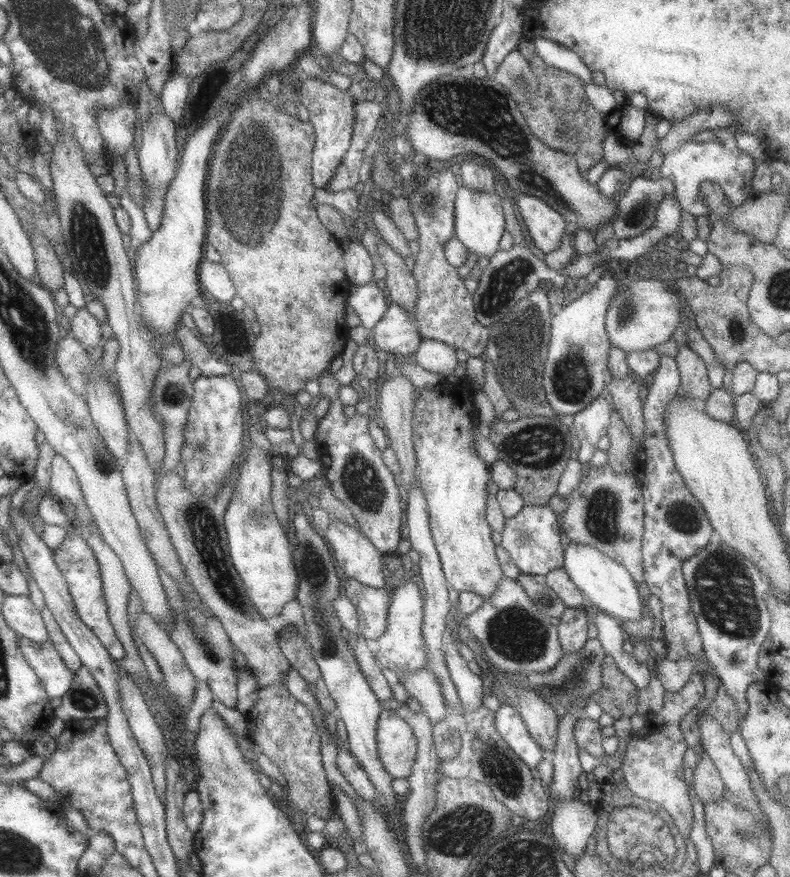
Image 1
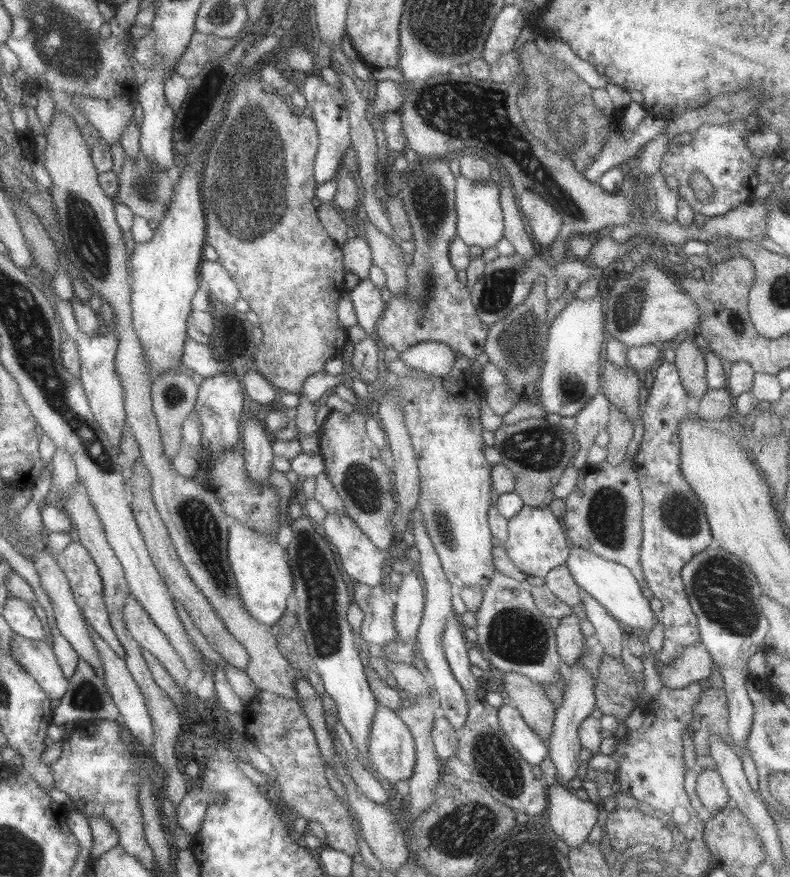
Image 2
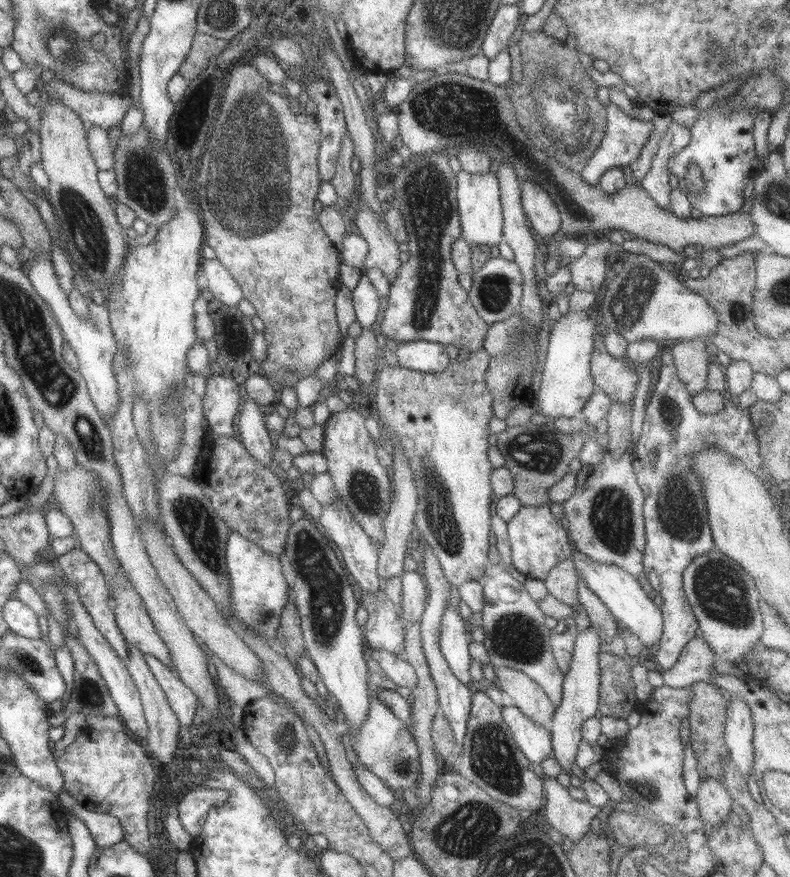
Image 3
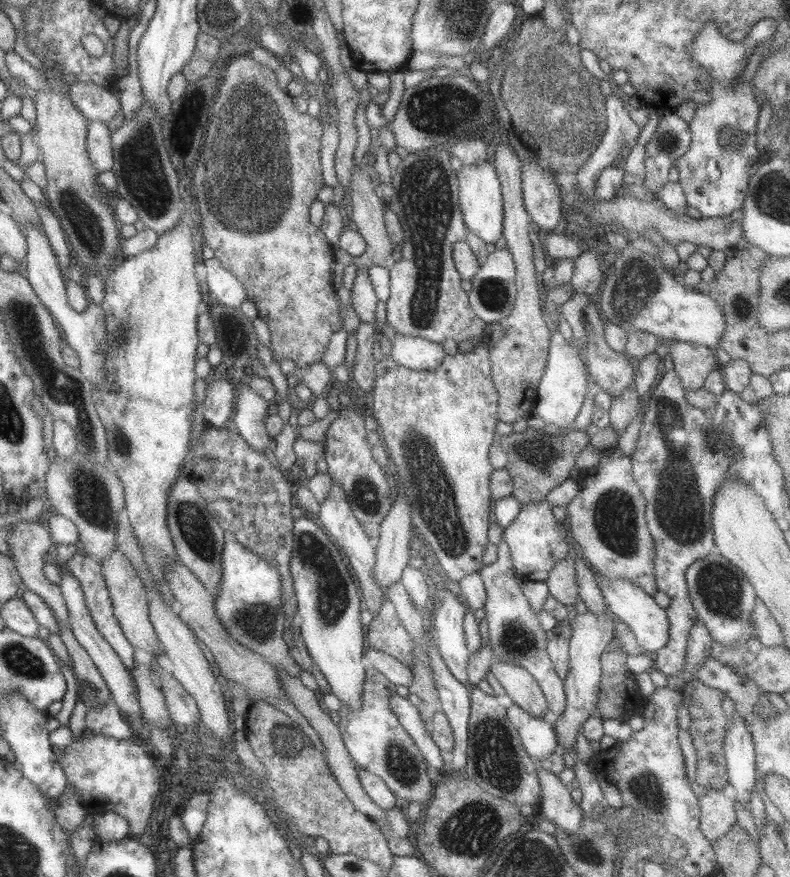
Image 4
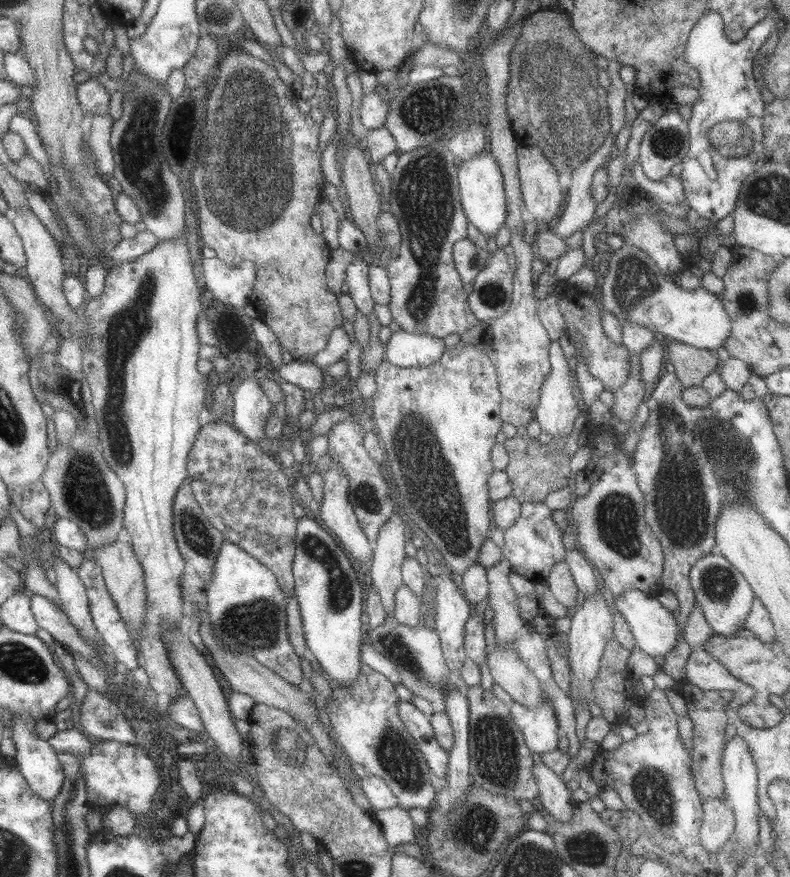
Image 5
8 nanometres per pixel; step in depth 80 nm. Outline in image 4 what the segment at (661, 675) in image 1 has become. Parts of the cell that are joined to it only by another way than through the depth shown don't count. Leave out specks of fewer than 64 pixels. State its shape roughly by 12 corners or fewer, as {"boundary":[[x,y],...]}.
{"boundary":[[695,618],[687,635],[683,674],[667,677],[681,689],[710,658],[711,635]]}

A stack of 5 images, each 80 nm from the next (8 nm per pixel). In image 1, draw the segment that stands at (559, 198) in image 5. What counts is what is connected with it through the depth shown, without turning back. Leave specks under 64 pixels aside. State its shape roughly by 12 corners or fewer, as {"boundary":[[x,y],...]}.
{"boundary":[[534,196],[515,202],[535,248],[557,249],[566,220]]}

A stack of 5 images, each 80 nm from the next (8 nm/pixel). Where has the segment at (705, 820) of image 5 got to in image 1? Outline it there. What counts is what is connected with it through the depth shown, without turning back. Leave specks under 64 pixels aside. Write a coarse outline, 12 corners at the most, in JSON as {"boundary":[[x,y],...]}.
{"boundary":[[696,752],[696,796],[704,803],[724,794],[724,782],[706,753]]}

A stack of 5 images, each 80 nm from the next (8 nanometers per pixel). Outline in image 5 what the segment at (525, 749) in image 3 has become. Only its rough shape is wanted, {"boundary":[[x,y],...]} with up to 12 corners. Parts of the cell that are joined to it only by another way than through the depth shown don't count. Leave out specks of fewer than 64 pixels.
{"boundary":[[546,696],[529,710],[508,709],[527,749],[557,749],[557,721]]}

